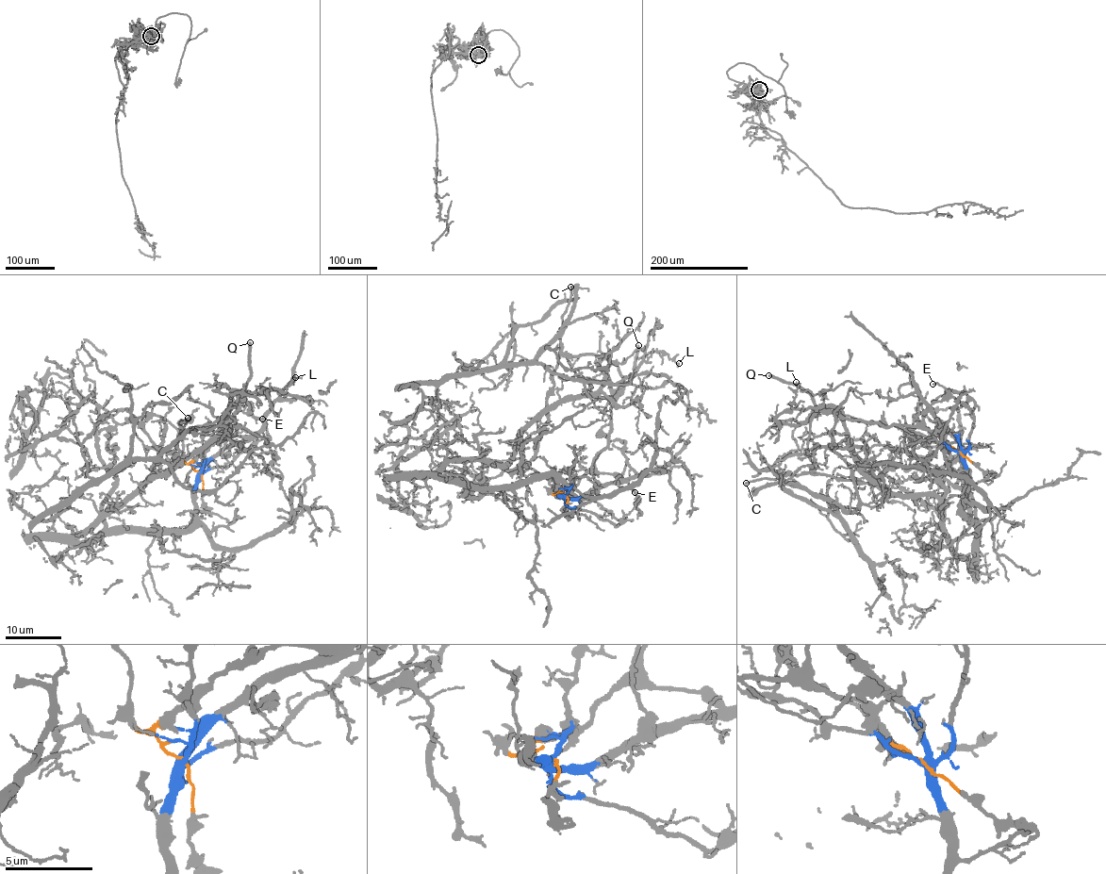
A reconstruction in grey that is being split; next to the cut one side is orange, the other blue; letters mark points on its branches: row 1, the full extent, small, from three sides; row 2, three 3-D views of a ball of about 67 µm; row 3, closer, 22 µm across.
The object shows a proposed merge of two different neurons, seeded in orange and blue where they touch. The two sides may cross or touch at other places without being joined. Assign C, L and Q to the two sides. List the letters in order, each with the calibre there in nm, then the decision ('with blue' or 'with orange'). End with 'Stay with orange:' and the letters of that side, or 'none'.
C: calibre 200 nm; with orange
L: calibre 120 nm; with blue
Q: calibre 240 nm; with orange
Stay with orange: C, Q

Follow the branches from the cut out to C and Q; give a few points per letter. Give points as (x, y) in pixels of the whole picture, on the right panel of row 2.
C: (959, 452), (938, 433), (920, 427), (881, 426), (818, 411), (807, 445), (813, 468), (809, 471), (745, 483)
Q: (959, 452), (938, 433), (824, 413), (809, 394), (767, 375)

